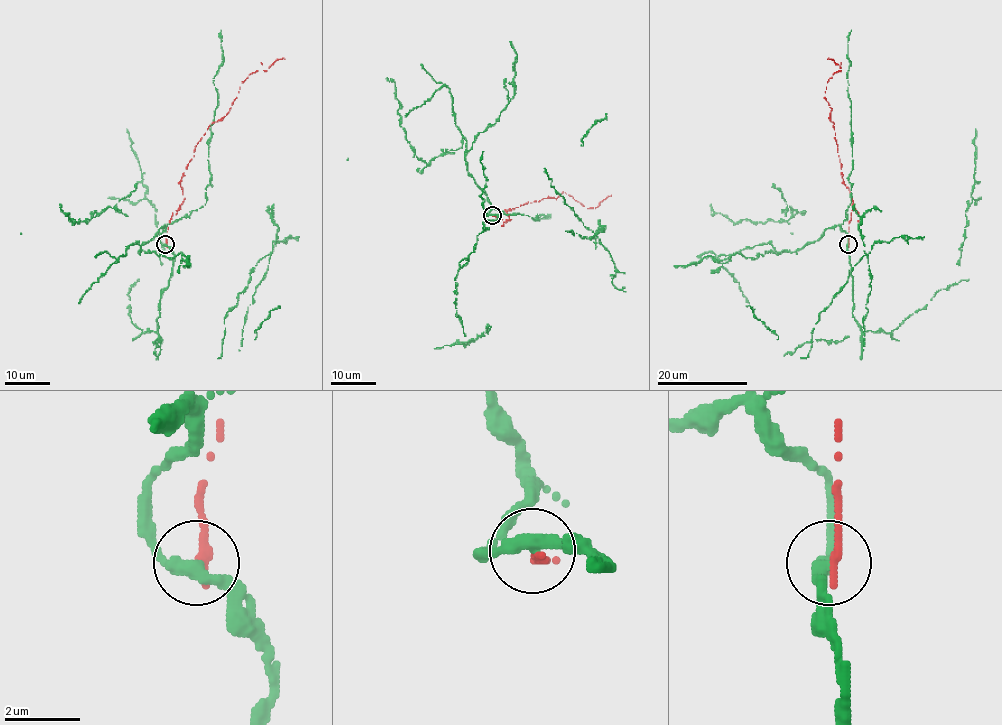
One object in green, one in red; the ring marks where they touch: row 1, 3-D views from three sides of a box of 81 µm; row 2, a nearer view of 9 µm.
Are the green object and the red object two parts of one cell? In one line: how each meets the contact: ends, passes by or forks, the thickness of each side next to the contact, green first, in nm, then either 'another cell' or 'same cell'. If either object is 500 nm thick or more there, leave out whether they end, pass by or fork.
green passes by | red ends | 360/280 nm | another cell

